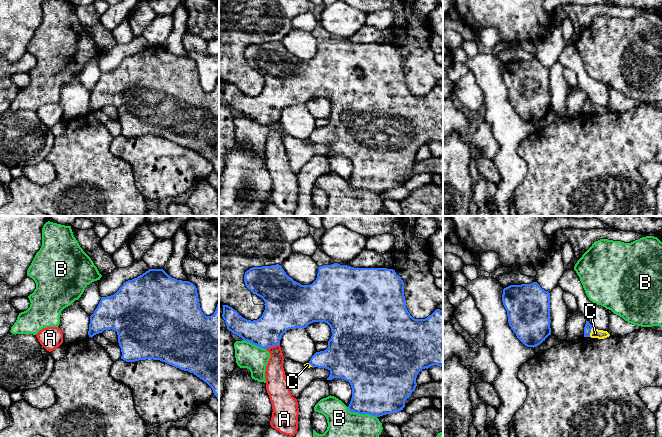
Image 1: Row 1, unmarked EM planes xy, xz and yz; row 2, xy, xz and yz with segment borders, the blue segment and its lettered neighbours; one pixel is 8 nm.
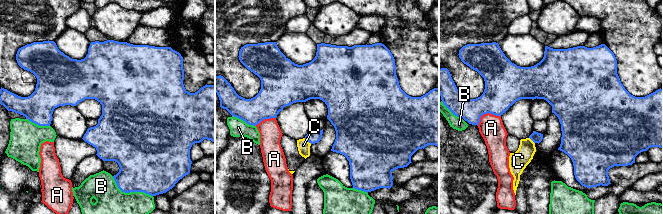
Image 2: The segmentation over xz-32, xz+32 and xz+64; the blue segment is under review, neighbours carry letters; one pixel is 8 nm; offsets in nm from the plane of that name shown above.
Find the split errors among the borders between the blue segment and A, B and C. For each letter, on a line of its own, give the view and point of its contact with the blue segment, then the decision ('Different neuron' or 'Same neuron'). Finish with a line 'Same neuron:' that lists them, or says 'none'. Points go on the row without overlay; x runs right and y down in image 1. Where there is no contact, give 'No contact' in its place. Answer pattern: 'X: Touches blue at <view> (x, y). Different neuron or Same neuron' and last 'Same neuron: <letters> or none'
A: Touches blue at xz (272, 122). Different neuron
B: Touches blue at xz (362, 189). Different neuron
C: Touches blue at yz (590, 108). Different neuron
Same neuron: none

